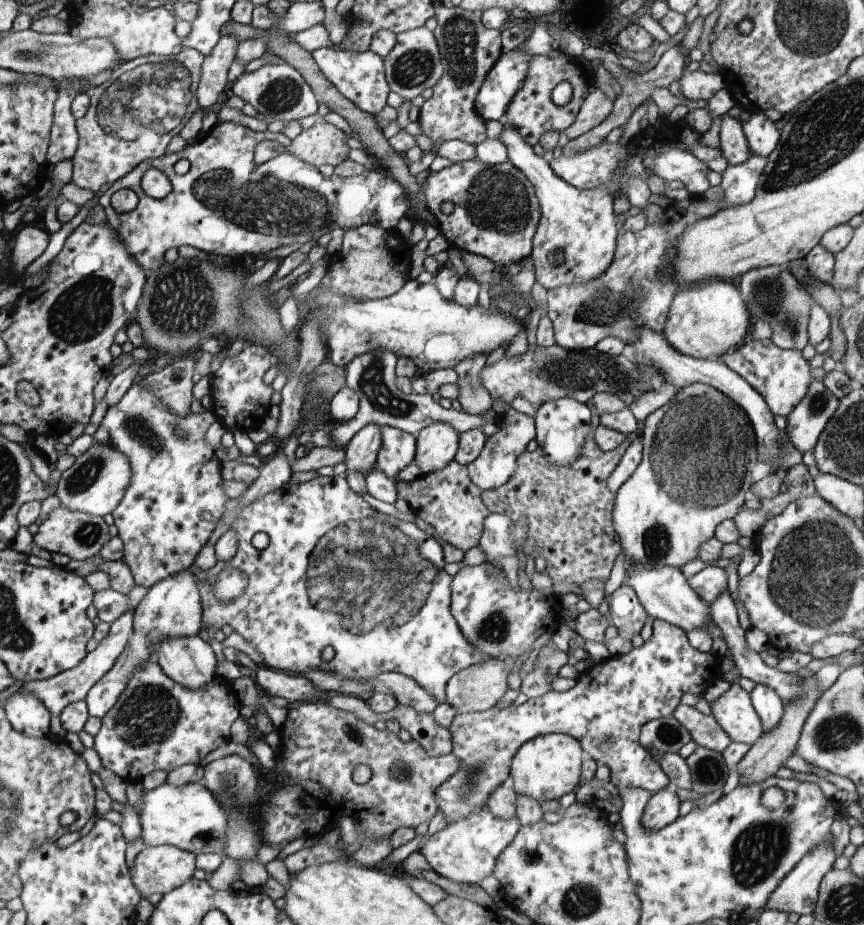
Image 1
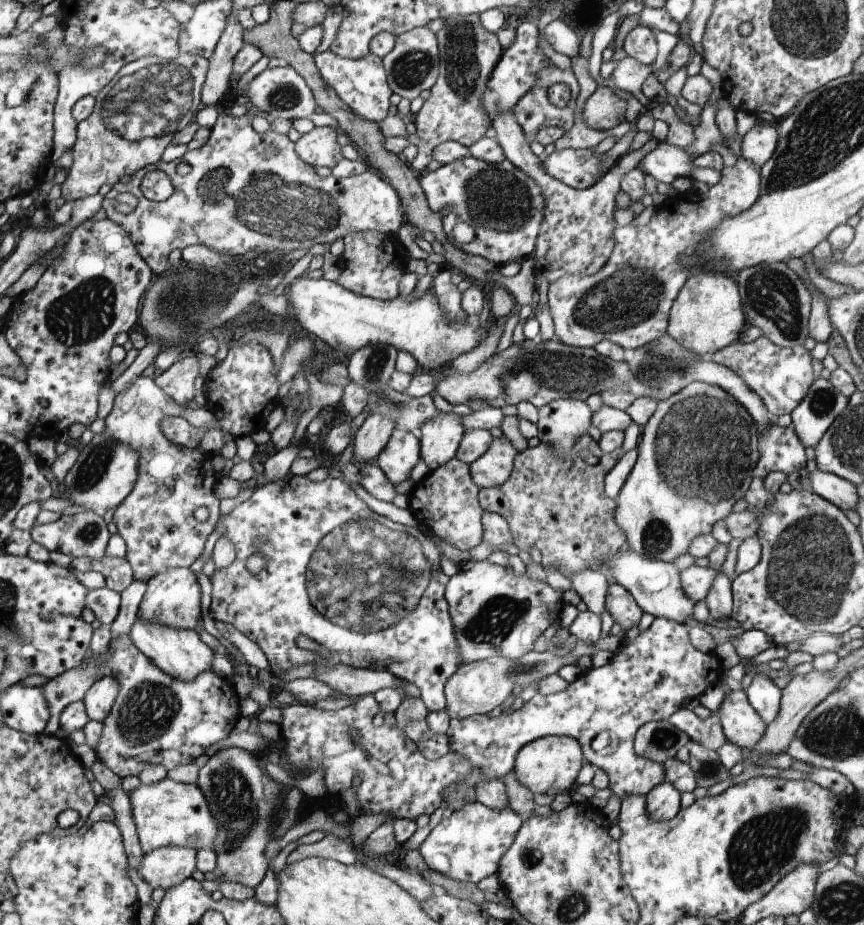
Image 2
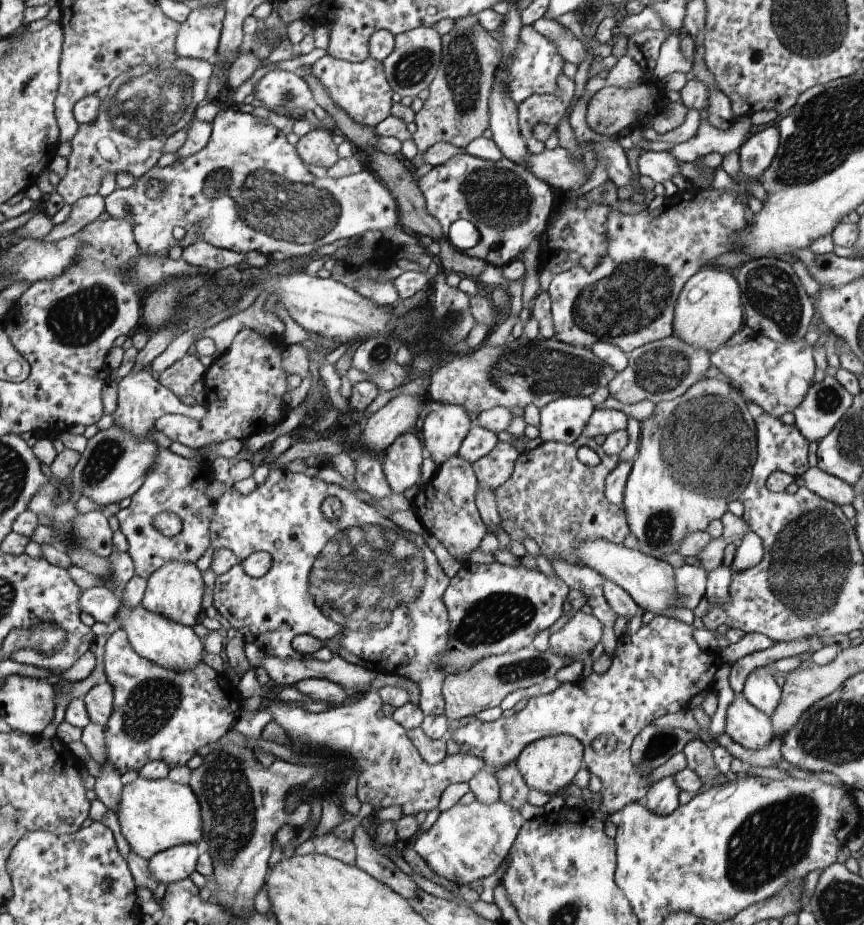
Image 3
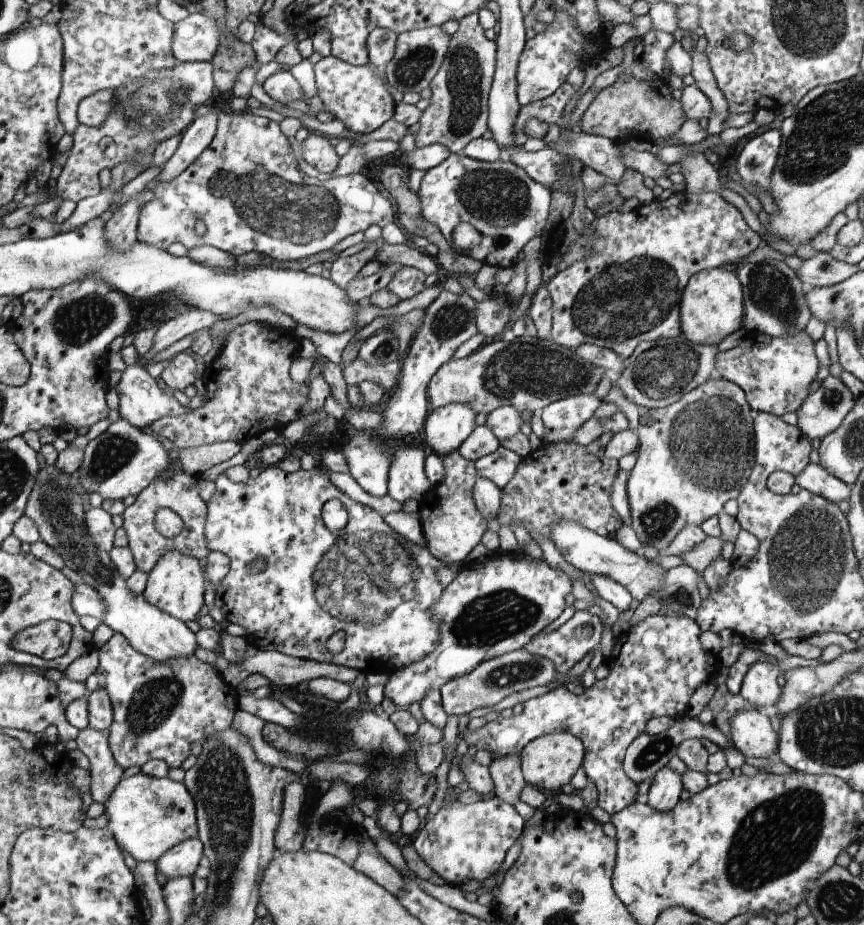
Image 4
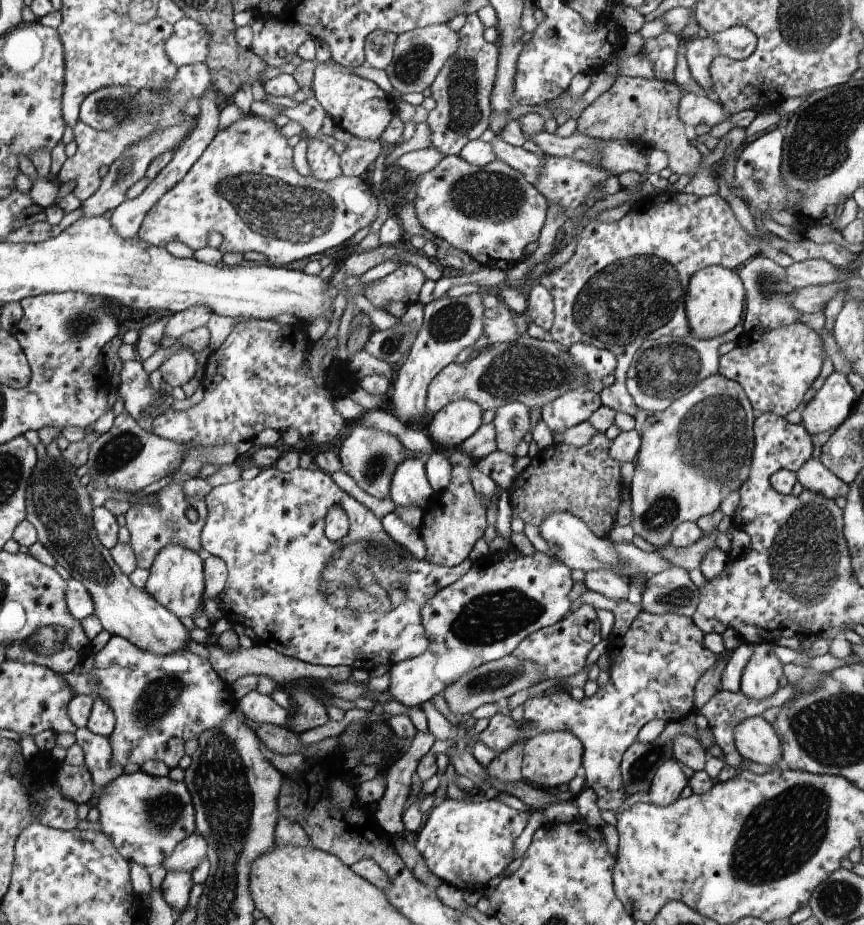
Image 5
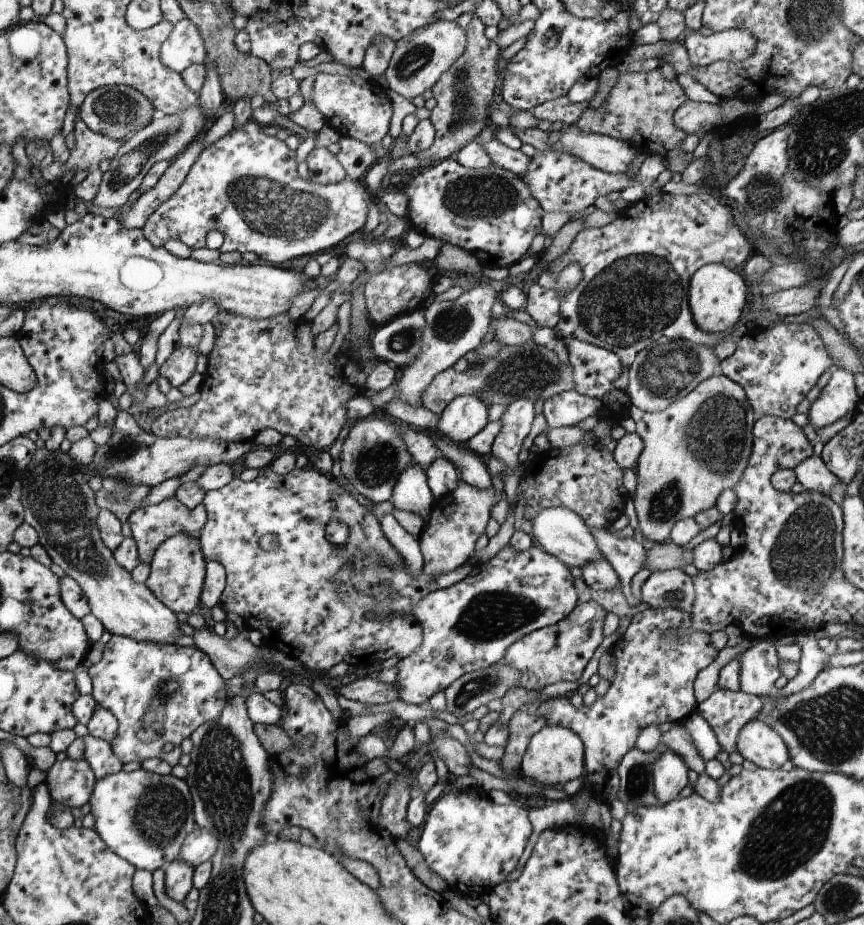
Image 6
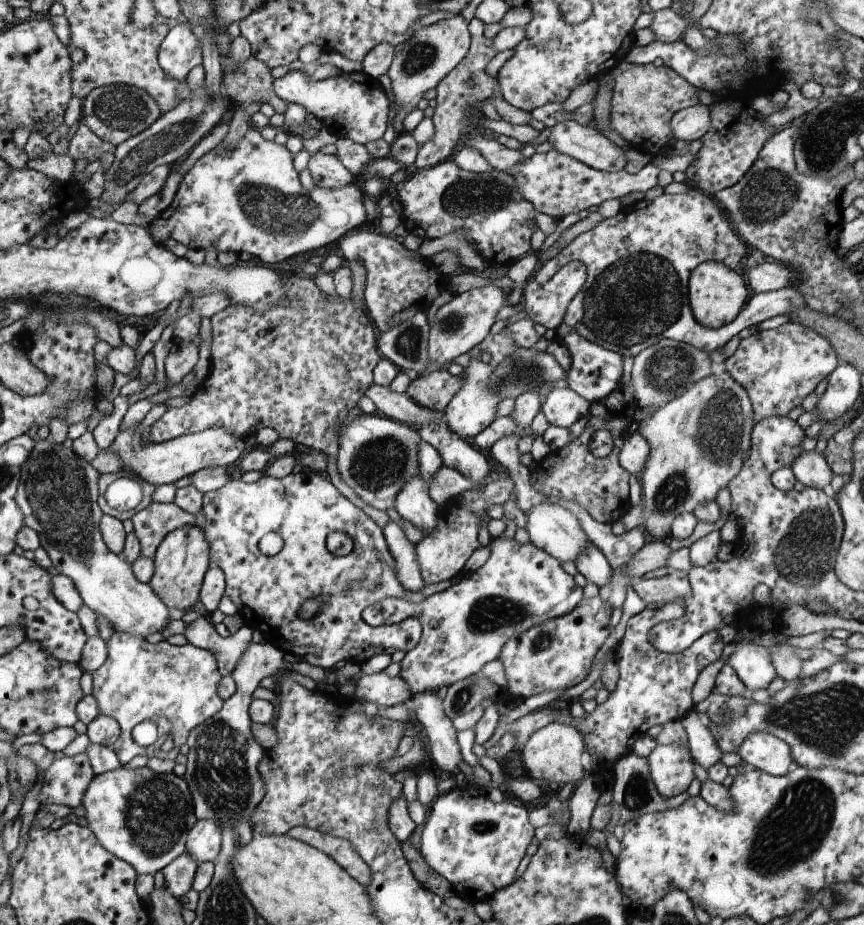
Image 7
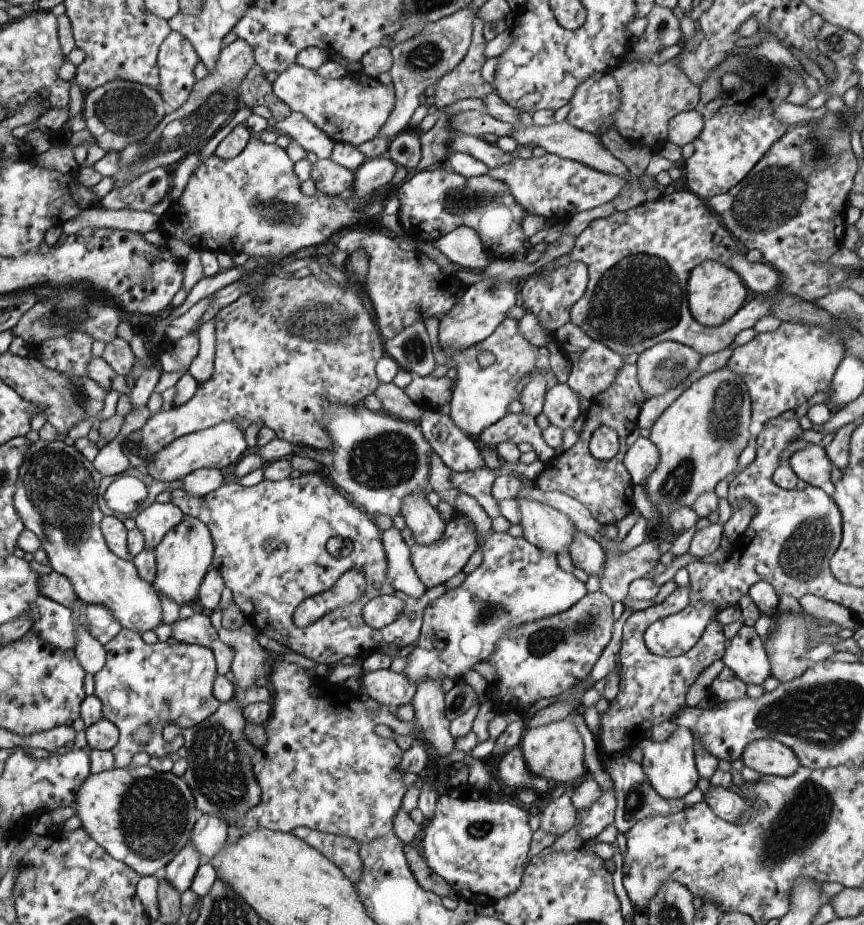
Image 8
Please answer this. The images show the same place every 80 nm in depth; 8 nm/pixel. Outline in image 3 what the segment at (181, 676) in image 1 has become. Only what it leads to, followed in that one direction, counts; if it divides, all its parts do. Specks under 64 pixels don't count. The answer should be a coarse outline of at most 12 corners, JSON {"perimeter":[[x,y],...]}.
{"perimeter":[[125,607],[113,620],[137,652],[161,667],[191,671],[204,646],[192,628]]}

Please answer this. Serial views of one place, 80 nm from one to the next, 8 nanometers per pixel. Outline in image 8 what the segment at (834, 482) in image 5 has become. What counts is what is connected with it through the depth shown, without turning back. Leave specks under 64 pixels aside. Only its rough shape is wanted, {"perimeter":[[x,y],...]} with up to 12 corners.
{"perimeter":[[808,444],[788,463],[811,487],[831,479],[824,448]]}

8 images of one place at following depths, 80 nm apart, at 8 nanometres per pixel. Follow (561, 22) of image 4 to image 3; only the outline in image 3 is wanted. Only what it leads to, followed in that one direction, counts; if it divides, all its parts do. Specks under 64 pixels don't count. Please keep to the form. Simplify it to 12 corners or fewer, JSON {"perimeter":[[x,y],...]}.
{"perimeter":[[524,25],[505,66],[516,104],[554,90],[566,61]]}

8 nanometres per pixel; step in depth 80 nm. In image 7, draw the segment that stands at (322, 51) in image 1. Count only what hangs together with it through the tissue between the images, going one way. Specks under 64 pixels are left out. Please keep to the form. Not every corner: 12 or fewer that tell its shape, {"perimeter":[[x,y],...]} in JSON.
{"perimeter":[[360,71],[274,80],[338,139],[365,145],[388,128],[388,96]]}

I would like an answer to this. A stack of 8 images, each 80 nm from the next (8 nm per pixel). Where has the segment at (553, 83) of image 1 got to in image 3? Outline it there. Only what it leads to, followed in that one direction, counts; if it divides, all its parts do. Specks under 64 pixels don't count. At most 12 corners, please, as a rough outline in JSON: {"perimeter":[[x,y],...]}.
{"perimeter":[[560,74],[560,96],[533,94],[518,104],[525,141],[536,125],[556,128],[576,96],[574,79]]}

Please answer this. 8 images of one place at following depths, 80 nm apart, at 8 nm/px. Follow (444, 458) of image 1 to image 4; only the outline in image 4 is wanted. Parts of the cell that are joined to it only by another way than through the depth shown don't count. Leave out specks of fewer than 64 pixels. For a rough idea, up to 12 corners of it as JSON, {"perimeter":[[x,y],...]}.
{"perimeter":[[464,403],[434,409],[424,421],[424,446],[440,457],[474,432]]}

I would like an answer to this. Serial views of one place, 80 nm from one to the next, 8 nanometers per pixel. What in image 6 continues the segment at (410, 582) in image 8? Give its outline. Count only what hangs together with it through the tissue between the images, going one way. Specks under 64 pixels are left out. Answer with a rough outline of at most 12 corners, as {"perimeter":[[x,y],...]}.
{"perimeter":[[392,514],[381,521],[384,534],[400,550],[411,571],[422,572],[418,537]]}

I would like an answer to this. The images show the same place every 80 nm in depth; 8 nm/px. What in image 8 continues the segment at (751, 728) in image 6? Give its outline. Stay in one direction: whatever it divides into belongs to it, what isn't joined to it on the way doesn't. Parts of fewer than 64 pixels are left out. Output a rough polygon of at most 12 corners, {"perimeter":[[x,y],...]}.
{"perimeter":[[770,737],[750,742],[740,761],[756,774],[788,777],[798,756]]}

